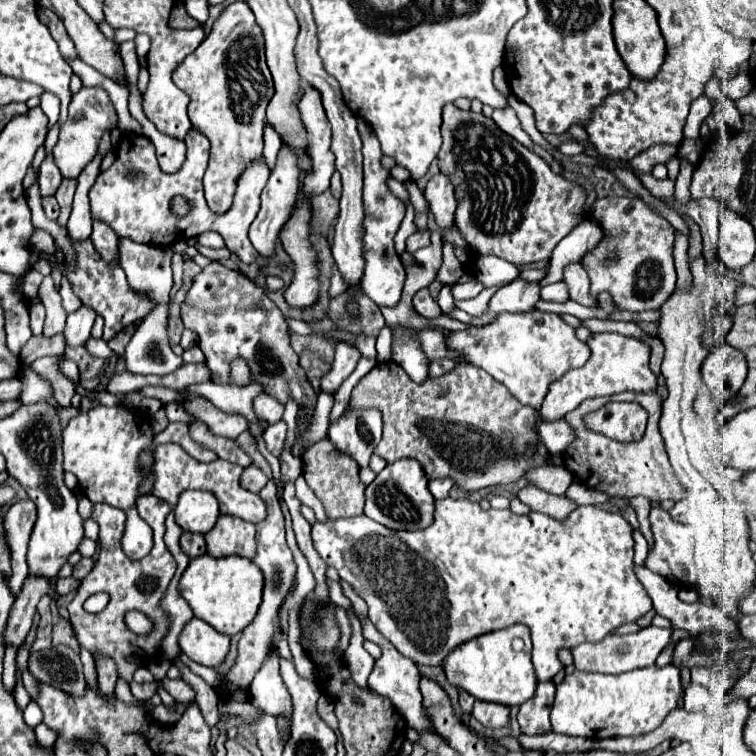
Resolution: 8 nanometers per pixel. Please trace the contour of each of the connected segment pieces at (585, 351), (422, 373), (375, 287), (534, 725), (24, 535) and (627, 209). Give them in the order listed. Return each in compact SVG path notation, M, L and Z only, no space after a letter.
M541 310L503 312L489 326L469 326L461 332L449 332L445 346L451 352L461 352L469 364L483 368L503 386L521 390L521 404L537 406L537 410L551 382L589 360L589 346L575 336L575 328L565 324L557 314Z
M393 328L391 352L391 360L397 362L413 382L425 382L429 378L429 360L413 328Z
M357 118L357 128L362 140L363 154L363 202L365 202L365 274L361 278L362 291L375 300L377 306L397 306L403 290L405 270L401 264L399 254L393 246L393 236L397 234L401 220L406 213L406 205L387 190L387 179L390 177L388 170L381 165L383 153L377 134L363 118Z
M539 682L535 690L535 698L527 700L519 708L519 726L523 734L549 734L551 722L549 722L549 710L553 706L555 698L555 686L553 682Z
M29 498L15 502L5 514L5 538L13 552L13 580L9 582L9 590L13 590L15 598L17 592L21 592L21 586L27 578L25 554L35 520L37 520L37 508Z
M597 198L591 208L591 216L601 224L605 234L599 246L593 252L589 252L581 262L591 278L593 298L597 298L599 292L607 290L621 310L641 312L641 310L661 308L661 304L671 294L671 288L675 286L677 280L673 266L675 228L665 218L661 218L651 208L647 208L647 204L641 198Z

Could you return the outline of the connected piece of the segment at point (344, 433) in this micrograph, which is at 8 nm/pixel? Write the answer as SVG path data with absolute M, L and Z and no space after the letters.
M347 406L341 418L331 422L329 440L347 456L351 456L361 468L369 464L375 446L381 440L381 412L373 408Z

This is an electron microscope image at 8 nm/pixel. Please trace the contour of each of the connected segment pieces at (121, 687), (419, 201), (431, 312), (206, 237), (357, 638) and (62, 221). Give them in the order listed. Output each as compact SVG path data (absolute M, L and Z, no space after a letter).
M123 678L117 680L115 693L117 694L117 697L126 704L140 703L140 701L131 694L129 684L127 684Z
M407 180L404 182L404 185L407 188L409 193L409 198L414 207L414 211L417 212L426 212L428 211L428 204L423 197L422 191L418 188L415 182Z
M427 288L419 290L419 292L413 296L413 306L415 306L415 310L417 310L421 316L425 316L425 318L437 318L437 316L443 314L441 308L439 308L439 304L431 298L431 294L429 294Z
M207 231L207 232L201 233L197 237L197 240L201 245L209 248L216 249L216 248L225 247L225 242L223 238L221 238L221 236L214 231Z
M348 612L348 618L351 622L352 637L349 648L345 650L345 662L347 662L347 666L349 666L349 670L353 674L353 680L359 686L367 686L367 676L371 674L375 660L363 648L362 628L356 615Z
M63 179L55 194L55 198L60 206L60 215L57 219L57 222L63 228L66 228L72 211L76 186L77 180Z

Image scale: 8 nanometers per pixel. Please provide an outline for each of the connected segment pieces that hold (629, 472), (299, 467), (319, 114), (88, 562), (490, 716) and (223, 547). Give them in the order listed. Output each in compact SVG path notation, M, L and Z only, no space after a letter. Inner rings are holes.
M621 392L621 394L613 394L609 398L587 398L585 402L581 402L581 406L577 406L577 410L571 410L569 416L565 416L565 420L569 422L569 426L573 426L577 438L575 442L571 442L569 450L565 450L563 454L563 464L565 468L577 476L577 480L593 490L605 492L607 496L617 496L617 498L633 498L633 496L645 496L651 502L661 502L661 500L683 500L687 496L687 490L681 486L681 482L677 480L677 476L673 474L673 466L669 464L669 458L665 454L665 444L663 438L657 430L657 418L661 416L661 396L659 394L637 394L637 392ZM611 400L629 400L629 402L637 402L641 404L647 414L646 430L641 440L637 442L617 442L605 436L599 436L596 432L591 432L585 428L583 424L583 416L591 410L601 408L605 402Z
M283 450L283 456L279 458L281 462L281 474L283 474L283 484L289 480L295 480L303 474L303 462L299 458L295 458L291 452Z
M305 86L299 110L309 134L309 156L313 160L313 172L305 178L303 190L309 196L317 196L329 188L331 176L335 172L335 156L331 152L331 126L321 106L321 94L317 94L313 86Z
M83 558L77 566L75 566L75 570L73 570L73 576L77 578L77 580L83 580L91 570L93 570L93 566L95 566L95 562L93 562L93 558Z
M475 700L473 716L485 728L503 728L509 722L509 708L503 704Z
M219 516L217 526L205 534L207 554L221 556L243 556L253 558L255 554L255 524L249 524L235 516Z

